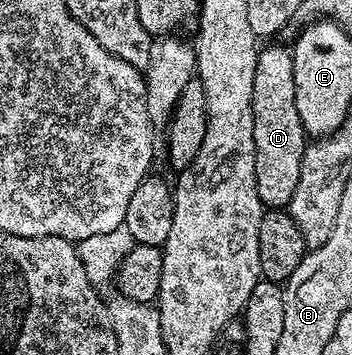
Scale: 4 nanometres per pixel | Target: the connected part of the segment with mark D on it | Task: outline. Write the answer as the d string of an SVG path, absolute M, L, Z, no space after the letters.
M270 43L267 47L259 48L258 58L256 59L256 79L252 83L252 115L254 122L252 123L252 135L256 135L256 195L260 195L263 206L267 210L280 209L285 210L290 204L292 195L296 192L296 183L300 183L300 163L304 159L304 151L308 144L308 135L304 131L304 123L300 123L300 111L296 111L296 83L294 82L294 55L289 48L286 49L282 45L274 45L278 43Z

